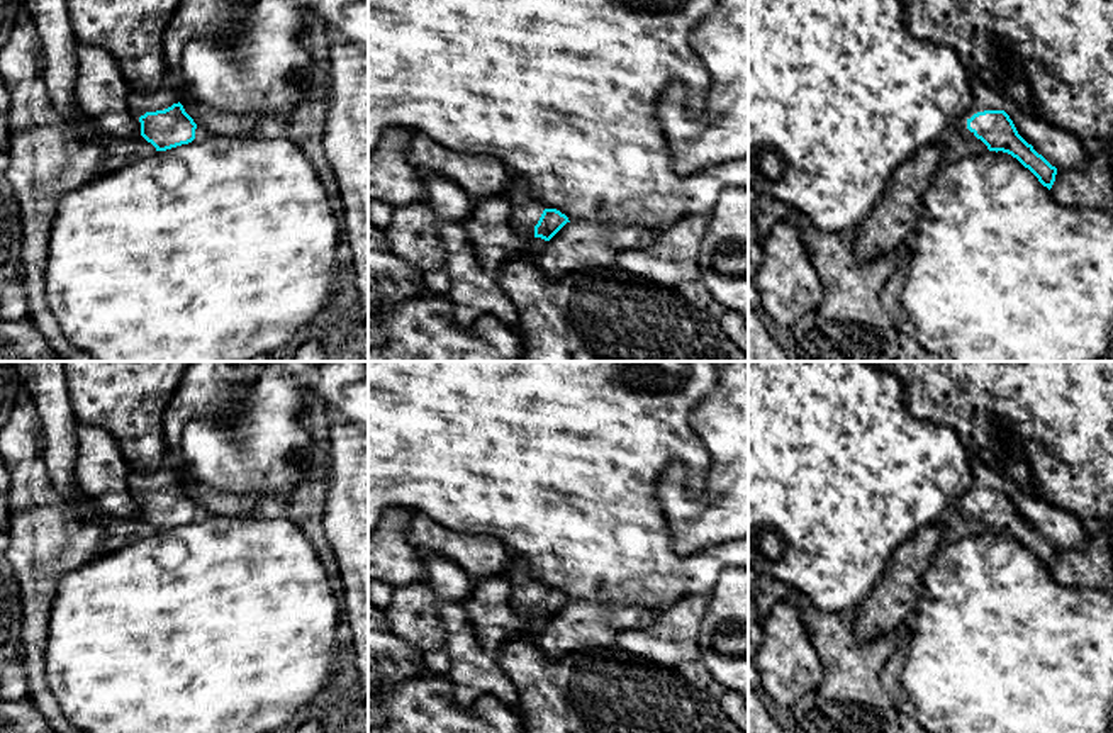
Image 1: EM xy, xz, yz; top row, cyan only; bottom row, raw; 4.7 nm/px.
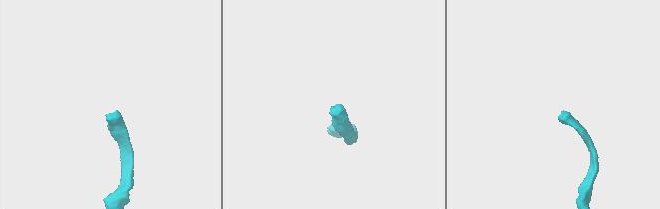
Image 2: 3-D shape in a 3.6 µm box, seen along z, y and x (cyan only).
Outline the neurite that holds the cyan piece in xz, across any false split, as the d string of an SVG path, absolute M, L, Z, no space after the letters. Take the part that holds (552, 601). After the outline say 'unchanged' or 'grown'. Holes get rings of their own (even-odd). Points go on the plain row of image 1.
M516 557L504 577L512 587L512 609L526 618L550 621L570 602L568 597L556 589L536 589L528 563L519 557Z; grown

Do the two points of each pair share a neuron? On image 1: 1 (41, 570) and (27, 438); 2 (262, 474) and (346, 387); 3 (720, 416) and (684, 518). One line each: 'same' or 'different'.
1: same
2: same
3: same

